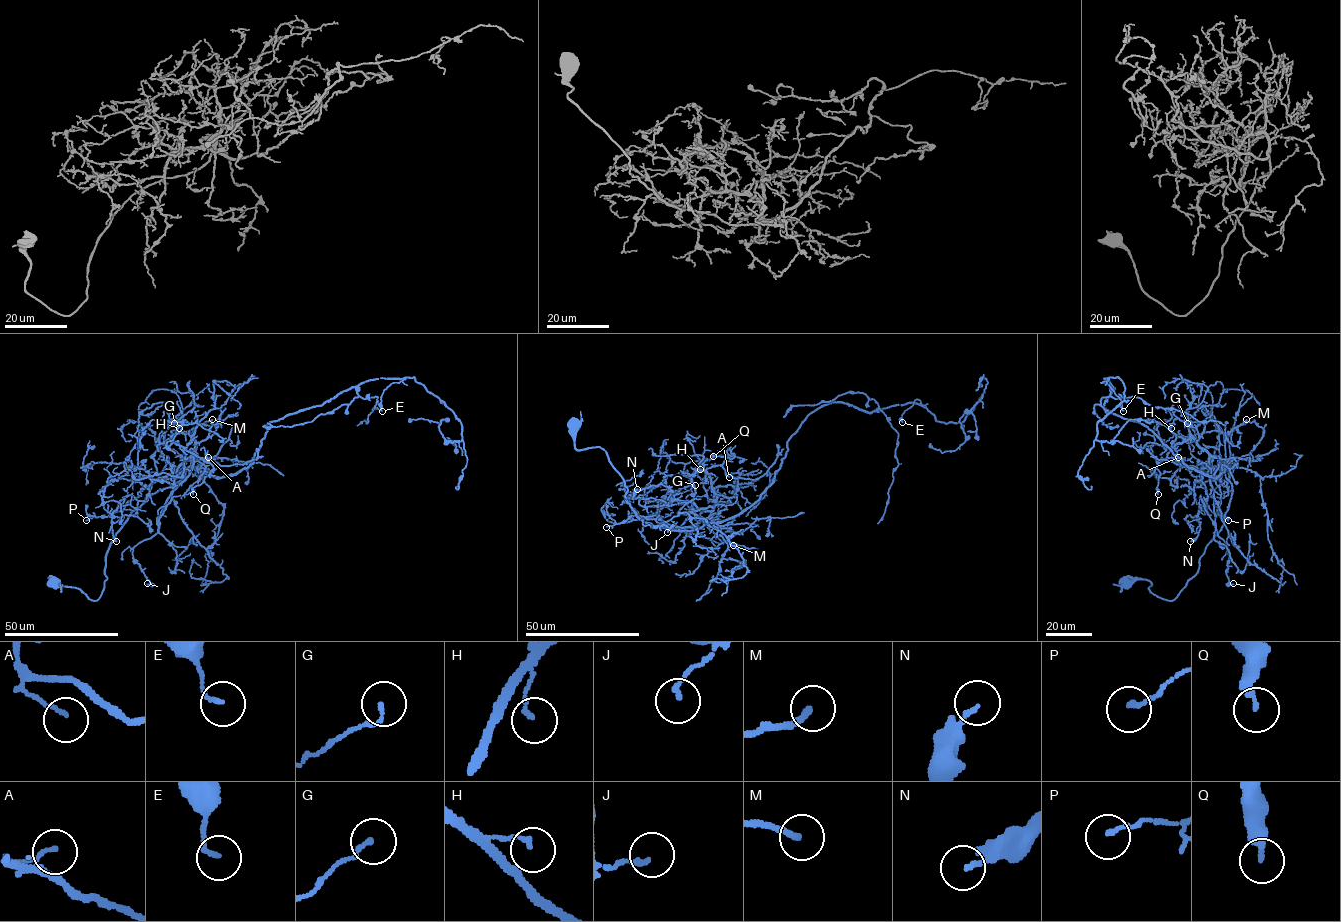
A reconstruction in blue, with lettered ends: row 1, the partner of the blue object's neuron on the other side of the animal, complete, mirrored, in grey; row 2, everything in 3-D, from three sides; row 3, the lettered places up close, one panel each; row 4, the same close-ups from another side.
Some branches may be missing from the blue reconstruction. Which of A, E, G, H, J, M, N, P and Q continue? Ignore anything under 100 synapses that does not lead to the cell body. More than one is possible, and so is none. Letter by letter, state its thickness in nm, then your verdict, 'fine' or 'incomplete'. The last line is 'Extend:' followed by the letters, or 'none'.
A: 110 nm | fine
E: 130 nm | fine
G: 120 nm | fine
H: 130 nm | fine
J: 150 nm | fine
M: 200 nm | fine
N: 160 nm | fine
P: 130 nm | fine
Q: 240 nm | fine
Extend: none

